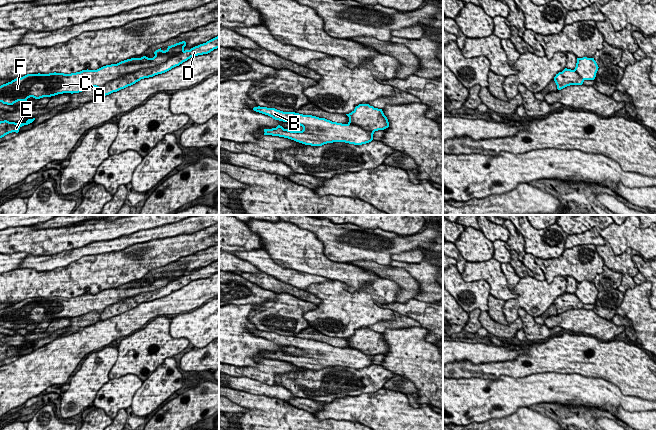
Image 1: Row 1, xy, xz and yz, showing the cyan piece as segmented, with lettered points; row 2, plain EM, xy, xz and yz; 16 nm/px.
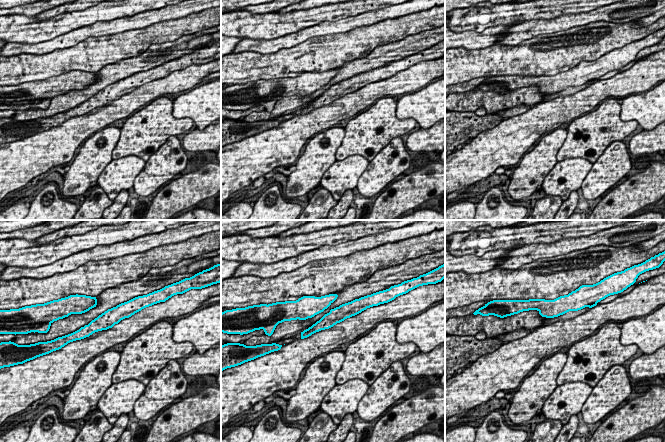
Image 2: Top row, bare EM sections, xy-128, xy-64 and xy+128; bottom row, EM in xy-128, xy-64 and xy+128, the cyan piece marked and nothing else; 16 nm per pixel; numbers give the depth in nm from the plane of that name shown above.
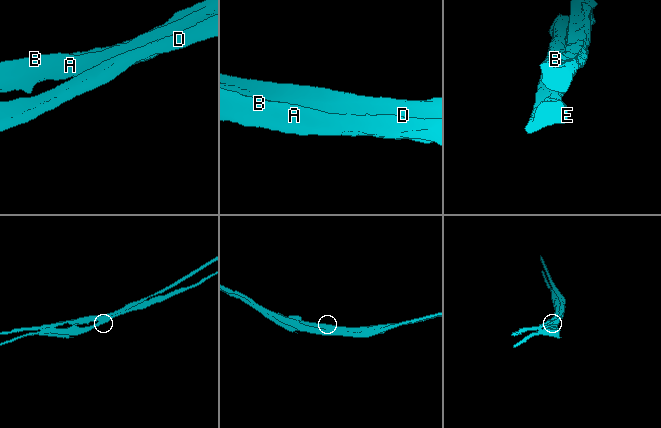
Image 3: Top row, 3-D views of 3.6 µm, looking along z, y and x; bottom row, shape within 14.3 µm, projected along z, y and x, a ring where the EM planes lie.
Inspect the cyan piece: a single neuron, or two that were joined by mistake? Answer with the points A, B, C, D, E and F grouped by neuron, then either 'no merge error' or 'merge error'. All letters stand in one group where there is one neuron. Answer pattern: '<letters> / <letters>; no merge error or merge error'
A B C F / D E; merge error

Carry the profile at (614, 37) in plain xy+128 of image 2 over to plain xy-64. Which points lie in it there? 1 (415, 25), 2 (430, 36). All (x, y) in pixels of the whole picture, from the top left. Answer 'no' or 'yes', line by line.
1: yes
2: no

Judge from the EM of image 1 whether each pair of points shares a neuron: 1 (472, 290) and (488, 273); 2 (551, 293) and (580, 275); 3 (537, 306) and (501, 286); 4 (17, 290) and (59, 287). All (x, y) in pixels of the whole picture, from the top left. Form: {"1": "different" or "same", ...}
{"1": "different", "2": "different", "3": "different", "4": "same"}

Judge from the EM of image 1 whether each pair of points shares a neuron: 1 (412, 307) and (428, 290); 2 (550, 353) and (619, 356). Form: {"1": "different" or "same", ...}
{"1": "different", "2": "same"}

